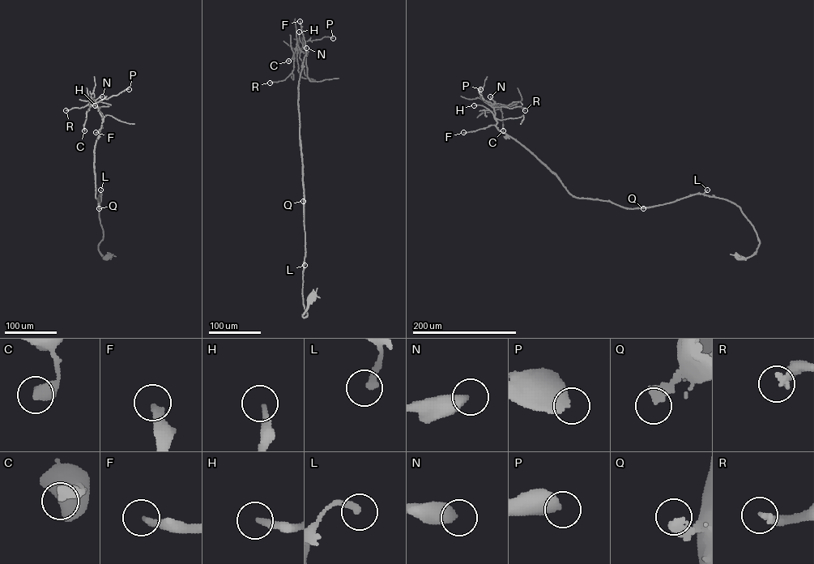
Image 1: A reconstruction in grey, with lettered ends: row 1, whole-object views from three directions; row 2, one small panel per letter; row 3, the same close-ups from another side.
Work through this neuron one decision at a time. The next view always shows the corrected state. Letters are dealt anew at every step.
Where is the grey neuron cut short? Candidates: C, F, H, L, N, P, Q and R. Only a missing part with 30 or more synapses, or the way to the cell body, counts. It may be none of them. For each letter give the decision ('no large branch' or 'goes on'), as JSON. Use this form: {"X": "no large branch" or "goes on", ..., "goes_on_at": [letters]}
{"C": "no large branch", "F": "goes on", "H": "goes on", "L": "no large branch", "N": "no large branch", "P": "goes on", "Q": "no large branch", "R": "goes on", "goes_on_at": ["F", "H", "P", "R"]}

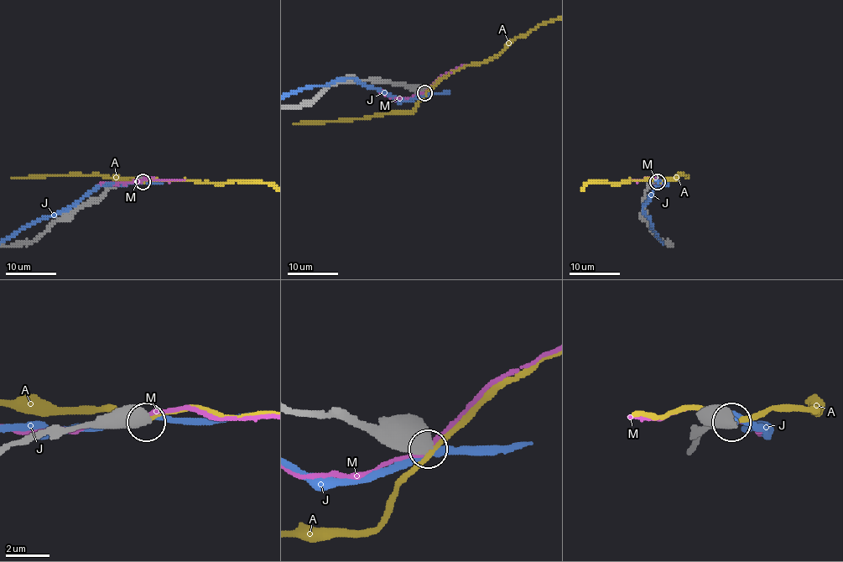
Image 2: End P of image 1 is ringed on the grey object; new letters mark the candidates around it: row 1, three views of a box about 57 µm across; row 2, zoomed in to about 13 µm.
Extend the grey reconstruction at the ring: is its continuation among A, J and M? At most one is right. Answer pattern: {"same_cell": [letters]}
{"same_cell": []}

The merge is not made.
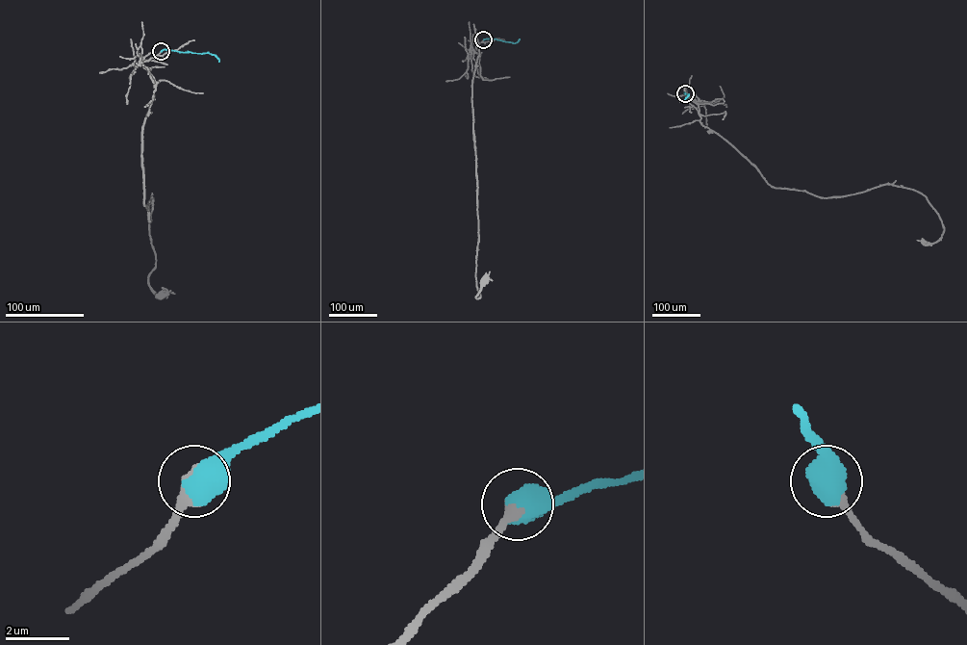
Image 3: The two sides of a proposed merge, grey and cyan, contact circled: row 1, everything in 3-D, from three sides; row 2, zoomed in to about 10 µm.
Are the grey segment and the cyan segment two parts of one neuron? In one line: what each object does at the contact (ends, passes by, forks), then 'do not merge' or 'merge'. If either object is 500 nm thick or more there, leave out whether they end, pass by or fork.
merge

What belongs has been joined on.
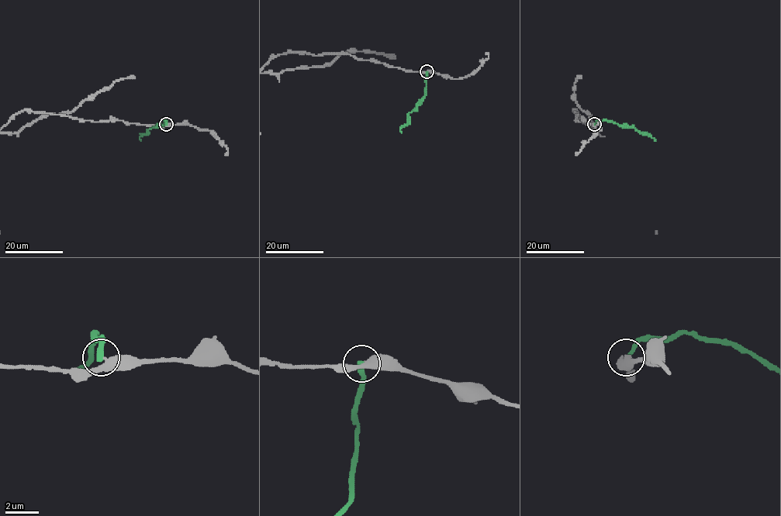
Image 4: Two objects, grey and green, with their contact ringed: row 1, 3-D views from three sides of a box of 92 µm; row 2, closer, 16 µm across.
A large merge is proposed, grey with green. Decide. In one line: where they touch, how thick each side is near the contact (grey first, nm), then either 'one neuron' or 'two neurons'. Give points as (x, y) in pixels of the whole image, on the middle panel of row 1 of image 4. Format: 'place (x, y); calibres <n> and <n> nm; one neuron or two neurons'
place (426, 71); calibres 400 and 300 nm; two neurons

